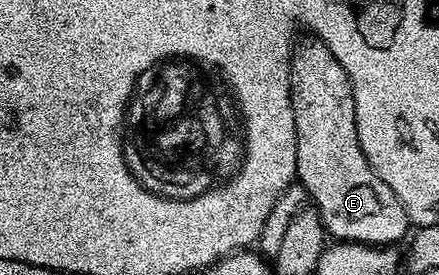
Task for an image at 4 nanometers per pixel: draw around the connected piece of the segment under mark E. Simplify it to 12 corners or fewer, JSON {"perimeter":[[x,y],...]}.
{"perimeter":[[292,53],[296,179],[333,240],[399,244],[343,62]]}

